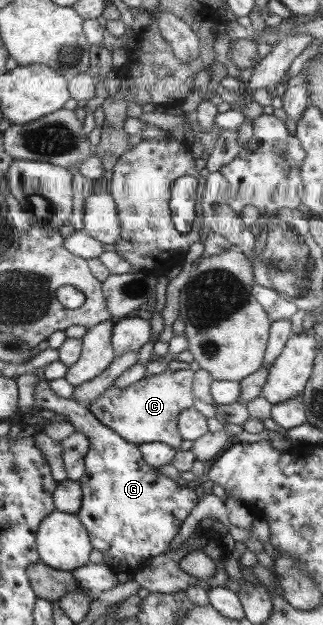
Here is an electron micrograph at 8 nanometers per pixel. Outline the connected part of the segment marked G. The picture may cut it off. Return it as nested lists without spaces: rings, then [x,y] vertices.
[[[46,380],[36,381],[33,399],[36,406],[65,416],[65,420],[89,440],[89,450],[84,456],[84,474],[76,481],[81,489],[81,504],[76,516],[85,526],[89,540],[93,542],[93,548],[102,552],[104,564],[115,573],[133,573],[146,561],[168,551],[182,520],[198,502],[196,494],[188,488],[176,486],[165,474],[160,474],[152,465],[145,464],[137,445],[125,441],[113,429],[103,425],[89,409],[78,405],[71,398],[63,399],[56,396]]]

